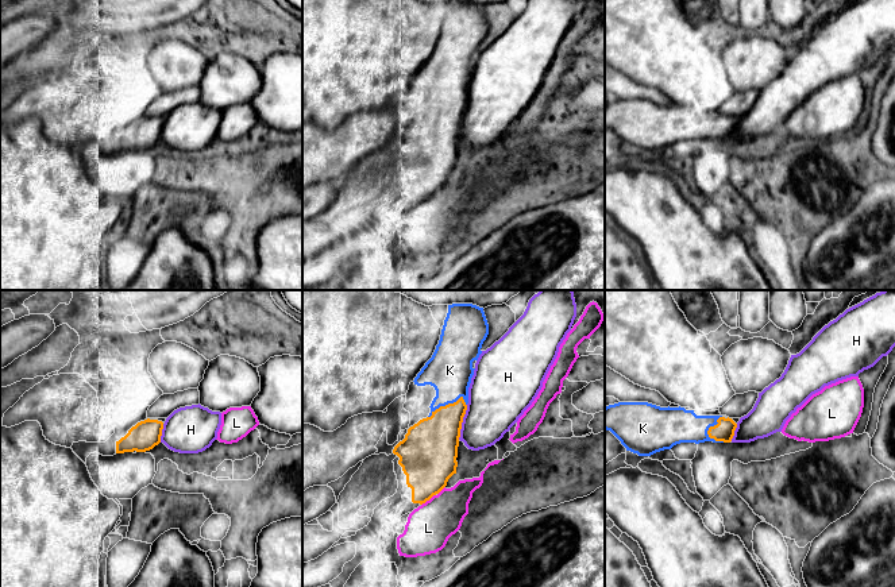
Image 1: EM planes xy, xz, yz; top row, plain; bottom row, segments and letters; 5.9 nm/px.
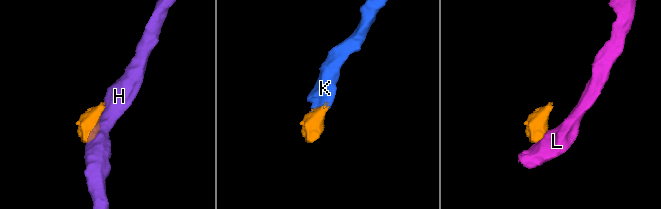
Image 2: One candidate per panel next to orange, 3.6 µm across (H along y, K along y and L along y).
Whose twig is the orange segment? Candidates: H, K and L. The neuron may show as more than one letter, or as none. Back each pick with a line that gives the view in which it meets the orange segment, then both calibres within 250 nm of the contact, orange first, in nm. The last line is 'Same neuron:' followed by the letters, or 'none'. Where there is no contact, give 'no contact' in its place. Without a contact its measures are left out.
K: contact in xz; calibres 300 and 280 nm
Same neuron: K

